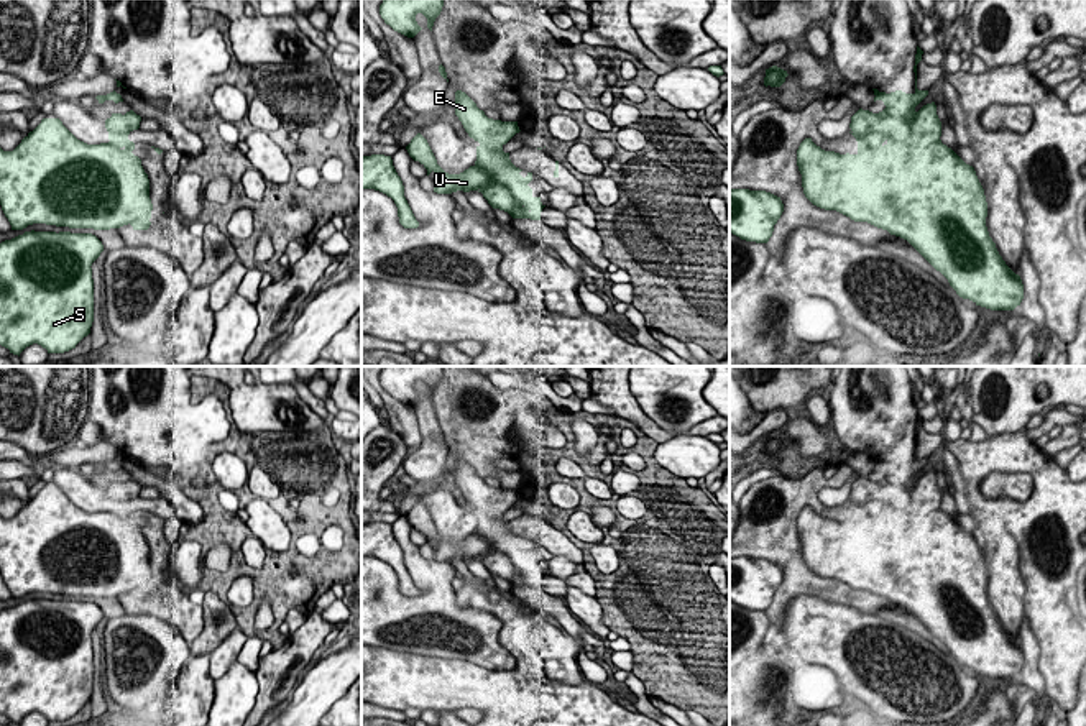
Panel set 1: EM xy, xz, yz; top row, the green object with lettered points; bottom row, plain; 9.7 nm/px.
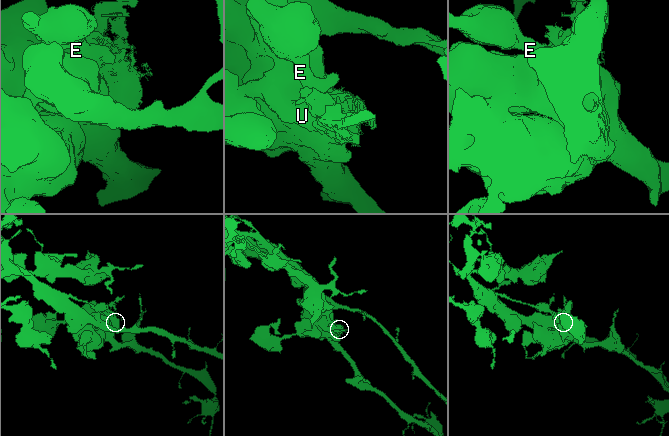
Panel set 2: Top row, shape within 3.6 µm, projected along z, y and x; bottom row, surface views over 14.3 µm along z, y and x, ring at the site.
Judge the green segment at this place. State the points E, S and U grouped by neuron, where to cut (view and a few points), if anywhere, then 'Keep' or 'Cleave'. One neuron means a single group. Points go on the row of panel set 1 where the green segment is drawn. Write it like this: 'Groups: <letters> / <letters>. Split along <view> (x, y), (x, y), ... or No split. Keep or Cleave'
Groups: E / S U. Split along yz (868, 110), (873, 117), (871, 128), (863, 135), (855, 135). Cleave

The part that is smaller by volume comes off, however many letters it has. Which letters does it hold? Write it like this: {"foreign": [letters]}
{"foreign": ["E"]}

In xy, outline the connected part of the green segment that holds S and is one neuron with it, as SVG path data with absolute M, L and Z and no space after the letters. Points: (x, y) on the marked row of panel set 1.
M25 232L0 243L0 345L18 355L38 343L64 353L90 333L92 263L104 251L92 233Z

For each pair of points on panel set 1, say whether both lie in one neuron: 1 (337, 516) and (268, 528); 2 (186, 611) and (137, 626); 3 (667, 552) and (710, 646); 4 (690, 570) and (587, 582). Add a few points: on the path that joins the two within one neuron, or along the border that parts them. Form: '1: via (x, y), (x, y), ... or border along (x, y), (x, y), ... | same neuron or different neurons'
1: border along (266, 501), (283, 521) | different neurons
2: border along (132, 613), (150, 613), (171, 623), (179, 631) | different neurons
3: via (682, 575), (682, 615), (690, 623) | same neuron
4: border along (585, 570), (597, 587) | different neurons

